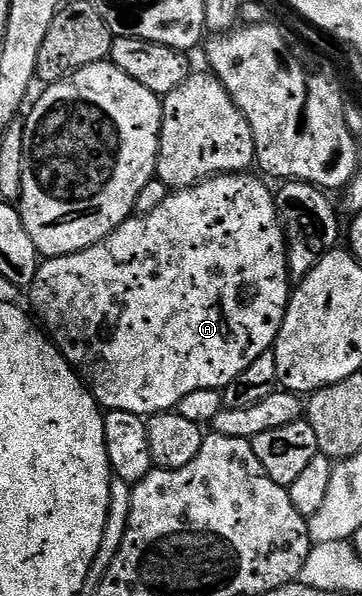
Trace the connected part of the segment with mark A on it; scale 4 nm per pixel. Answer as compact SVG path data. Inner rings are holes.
M225 173L201 181L199 185L169 192L168 198L158 203L154 211L129 216L128 220L123 221L106 239L77 253L49 257L41 264L30 286L33 309L31 312L52 344L80 374L97 405L108 411L130 411L145 419L153 413L166 413L175 410L179 406L176 404L186 400L191 393L200 393L203 389L227 390L236 378L244 374L246 367L254 363L254 359L258 359L275 346L280 325L284 322L284 313L288 310L290 296L288 246L282 221L278 216L277 198L259 181L259 176L248 176L252 175Z

